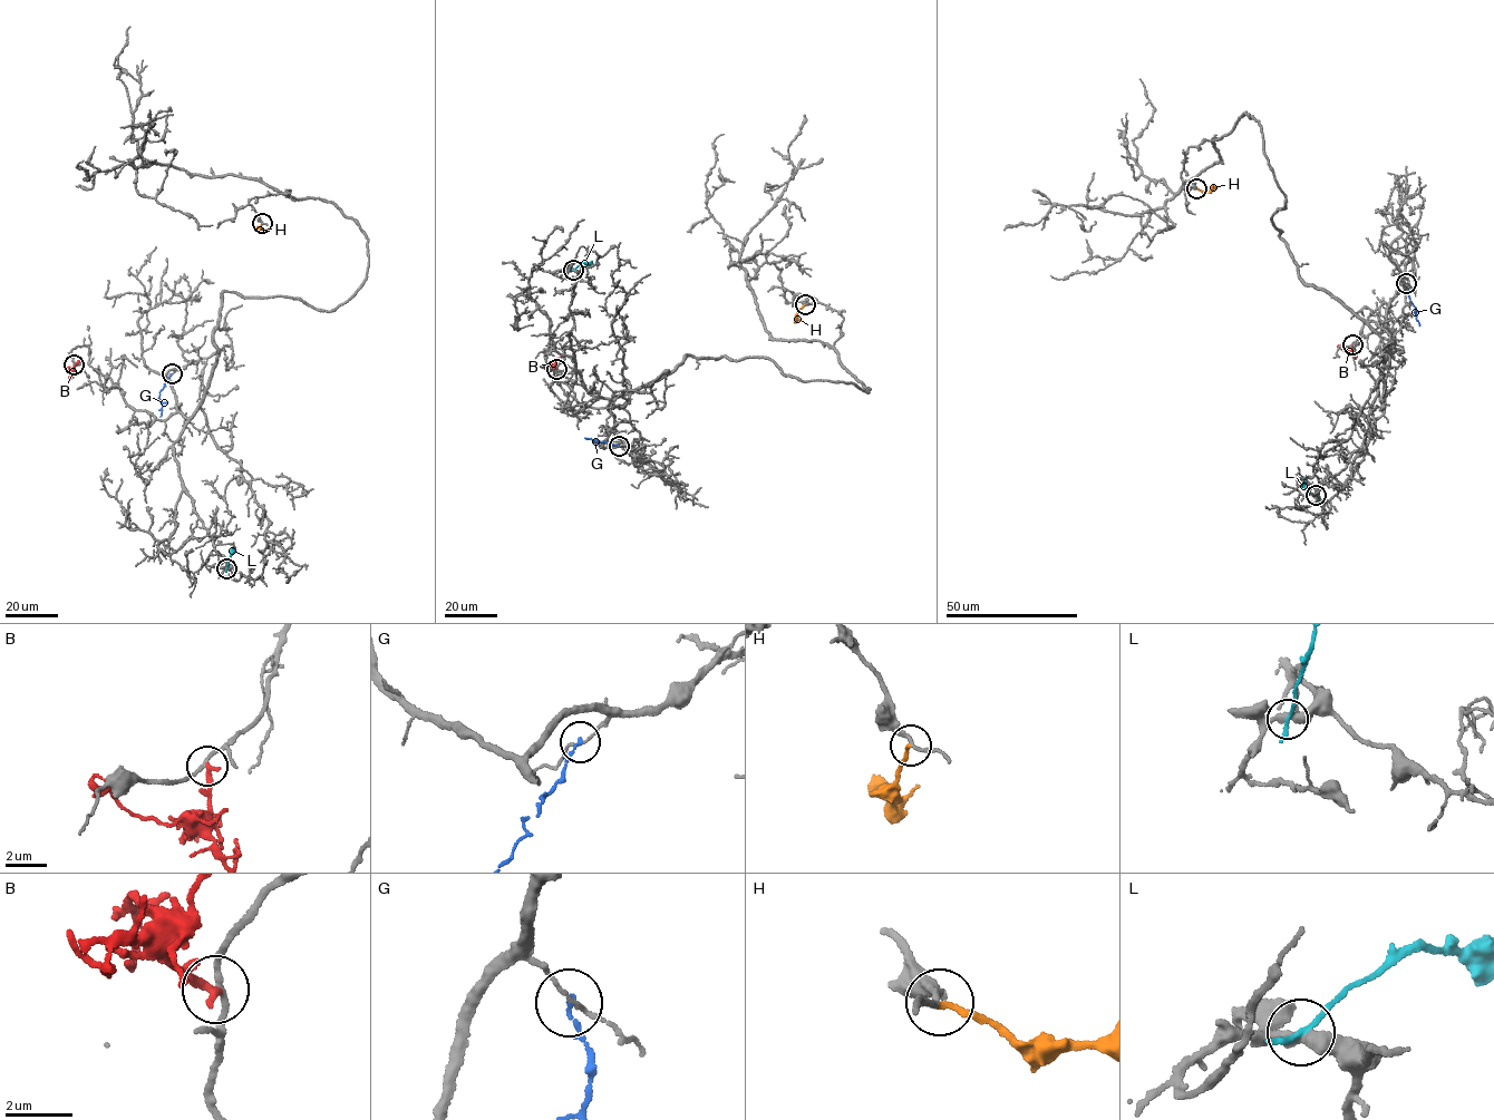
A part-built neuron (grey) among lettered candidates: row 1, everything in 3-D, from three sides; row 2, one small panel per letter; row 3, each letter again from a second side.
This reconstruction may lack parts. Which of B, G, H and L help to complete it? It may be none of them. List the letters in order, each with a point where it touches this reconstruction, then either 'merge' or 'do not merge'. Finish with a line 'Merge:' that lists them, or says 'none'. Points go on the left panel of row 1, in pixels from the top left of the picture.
B: contact (74, 364); do not merge
G: contact (172, 373); do not merge
H: contact (262, 223); do not merge
L: contact (226, 568); do not merge
Merge: none

